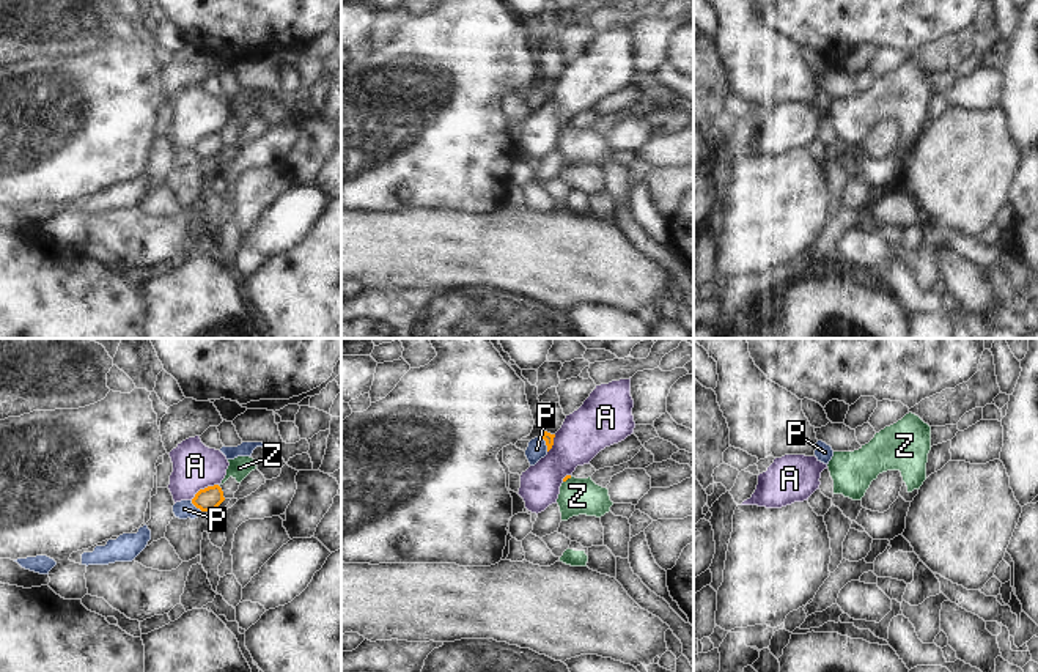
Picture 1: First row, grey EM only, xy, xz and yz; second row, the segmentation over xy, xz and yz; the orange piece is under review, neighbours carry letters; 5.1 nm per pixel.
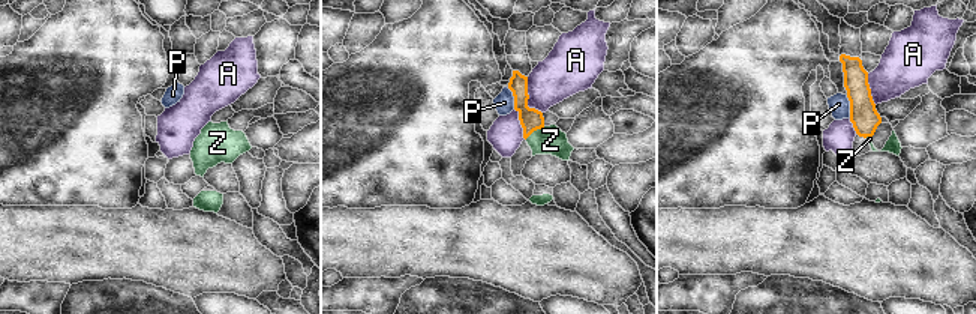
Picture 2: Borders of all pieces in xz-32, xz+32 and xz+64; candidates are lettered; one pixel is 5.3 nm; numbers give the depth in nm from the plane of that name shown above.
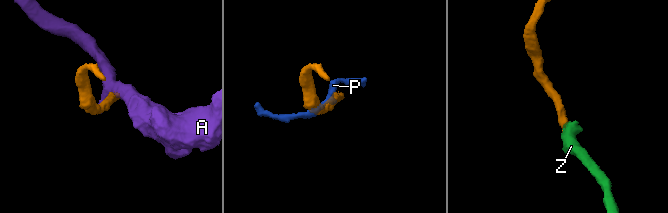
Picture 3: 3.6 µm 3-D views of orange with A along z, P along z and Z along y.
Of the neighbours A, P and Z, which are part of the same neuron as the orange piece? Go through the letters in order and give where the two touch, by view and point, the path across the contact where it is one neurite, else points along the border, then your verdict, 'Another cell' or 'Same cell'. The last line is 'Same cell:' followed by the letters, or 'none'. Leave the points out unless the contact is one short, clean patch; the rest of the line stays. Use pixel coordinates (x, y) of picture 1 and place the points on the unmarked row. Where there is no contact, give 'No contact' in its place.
A: Touches orange at xy (205, 136). Boundary: xy (217, 131), (202, 136), (191, 147). Another cell
P: Touches orange at xz (546, 92). Boundary: xz (541, 84), (548, 98). Another cell
Z: Touches orange at xz (566, 126). Path across: xz (566, 125), (566, 126), (577, 144). Same cell
Same cell: Z

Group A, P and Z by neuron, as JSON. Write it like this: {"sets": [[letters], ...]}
{"sets": [["A"], ["P"], ["Z"]]}

